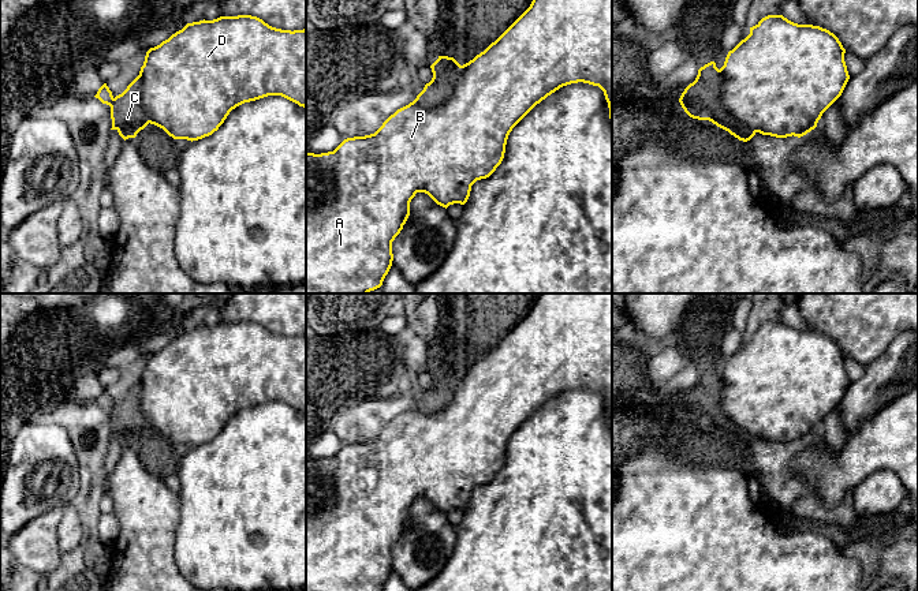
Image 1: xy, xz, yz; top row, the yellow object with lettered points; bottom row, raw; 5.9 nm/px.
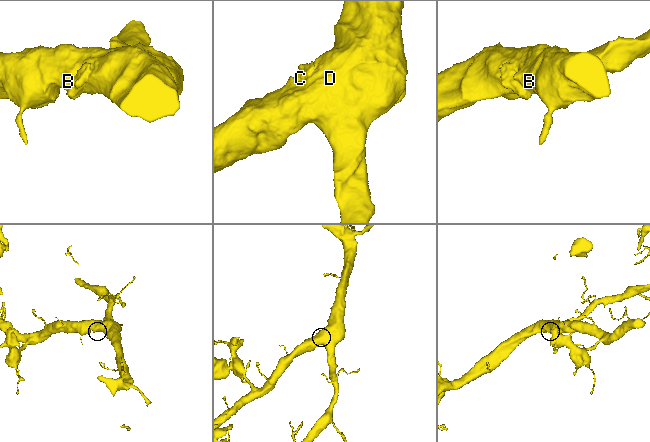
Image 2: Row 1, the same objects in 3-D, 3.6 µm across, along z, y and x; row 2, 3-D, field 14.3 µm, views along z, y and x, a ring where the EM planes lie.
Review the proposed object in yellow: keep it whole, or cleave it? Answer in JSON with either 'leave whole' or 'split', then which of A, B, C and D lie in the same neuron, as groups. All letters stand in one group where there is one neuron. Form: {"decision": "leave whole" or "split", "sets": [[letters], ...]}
{"decision": "split", "sets": [["A", "B", "D"], ["C"]]}

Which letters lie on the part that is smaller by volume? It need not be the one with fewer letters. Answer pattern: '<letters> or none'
C

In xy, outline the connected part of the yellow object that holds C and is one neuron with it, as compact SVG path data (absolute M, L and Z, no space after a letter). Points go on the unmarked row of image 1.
M138 381L111 409L111 435L116 435L124 446L135 444L149 430L149 420L141 411L139 399L141 382Z

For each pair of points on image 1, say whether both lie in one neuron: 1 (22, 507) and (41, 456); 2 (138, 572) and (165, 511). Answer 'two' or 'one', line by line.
1: one
2: one

